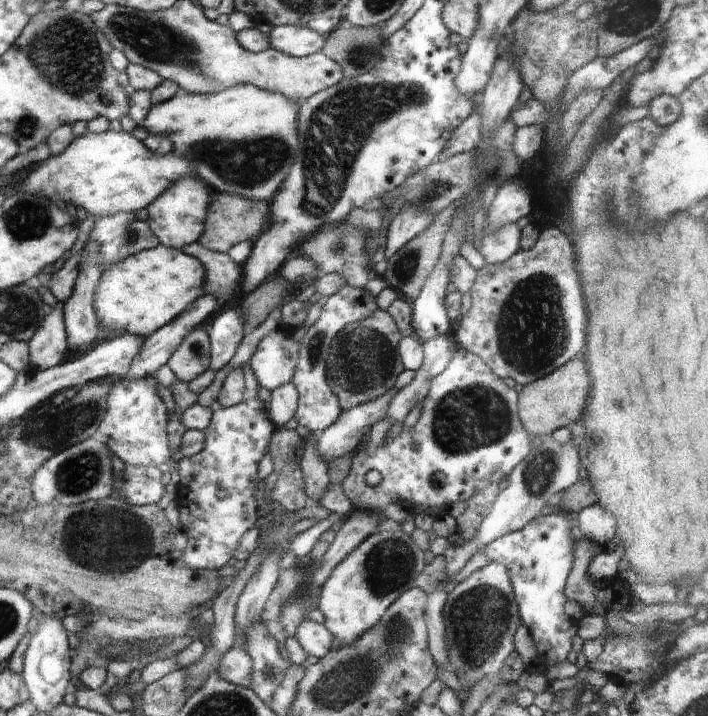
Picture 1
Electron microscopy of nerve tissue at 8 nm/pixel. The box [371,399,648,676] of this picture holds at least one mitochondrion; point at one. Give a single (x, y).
(479, 618)

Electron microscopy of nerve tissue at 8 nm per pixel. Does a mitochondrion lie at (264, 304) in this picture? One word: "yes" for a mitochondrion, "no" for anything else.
no

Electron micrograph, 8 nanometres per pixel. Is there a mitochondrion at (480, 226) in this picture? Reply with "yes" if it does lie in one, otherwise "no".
no

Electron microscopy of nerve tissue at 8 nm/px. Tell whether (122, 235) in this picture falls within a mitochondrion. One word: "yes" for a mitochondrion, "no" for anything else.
yes

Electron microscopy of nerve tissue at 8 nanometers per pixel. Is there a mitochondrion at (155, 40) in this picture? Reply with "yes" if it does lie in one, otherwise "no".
yes

